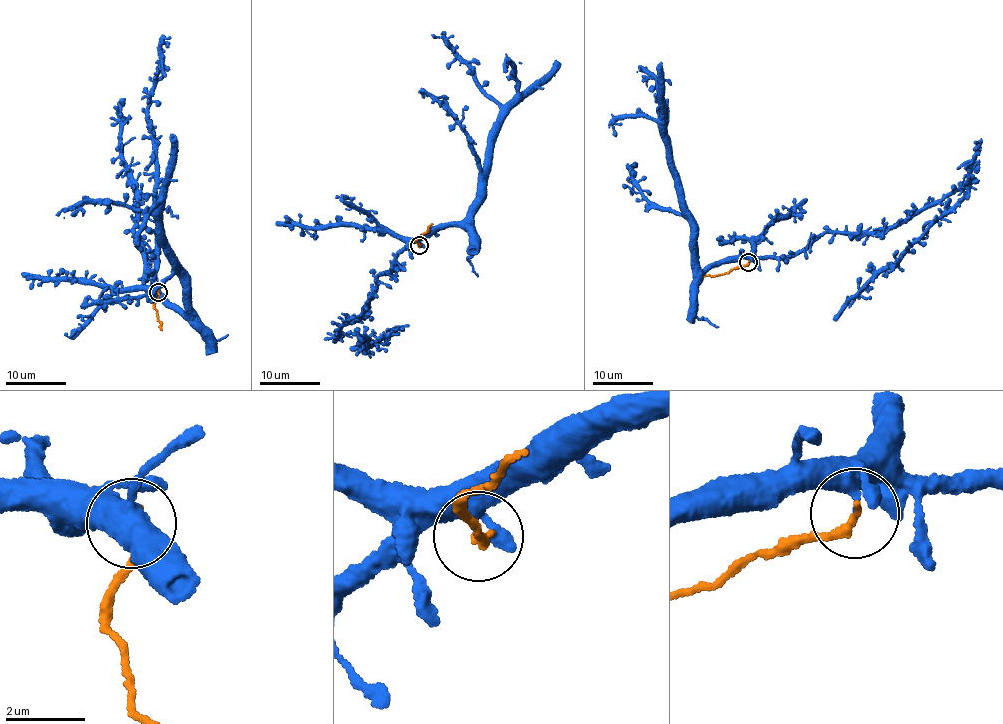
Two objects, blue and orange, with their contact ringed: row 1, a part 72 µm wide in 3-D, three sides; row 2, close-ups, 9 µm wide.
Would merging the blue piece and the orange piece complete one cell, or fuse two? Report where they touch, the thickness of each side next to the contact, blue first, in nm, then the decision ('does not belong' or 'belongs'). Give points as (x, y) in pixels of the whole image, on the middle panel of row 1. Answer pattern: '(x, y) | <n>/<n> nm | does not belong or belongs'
(419, 245) | 320/220 nm | does not belong

